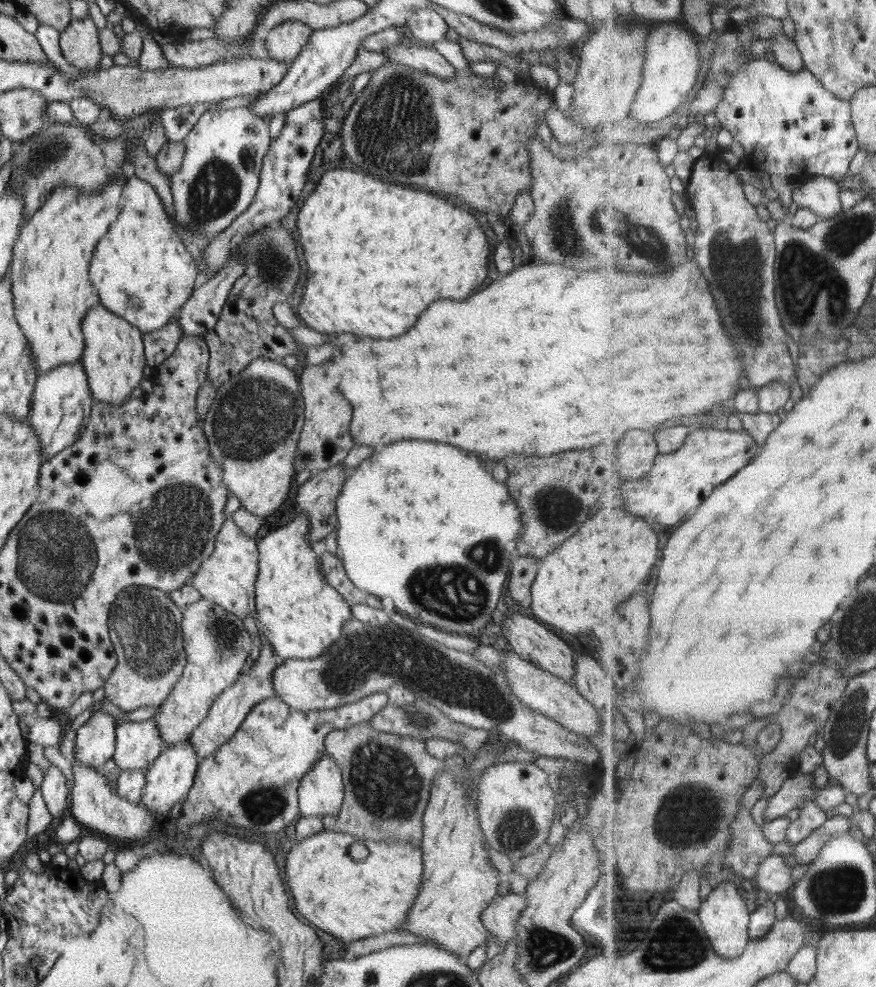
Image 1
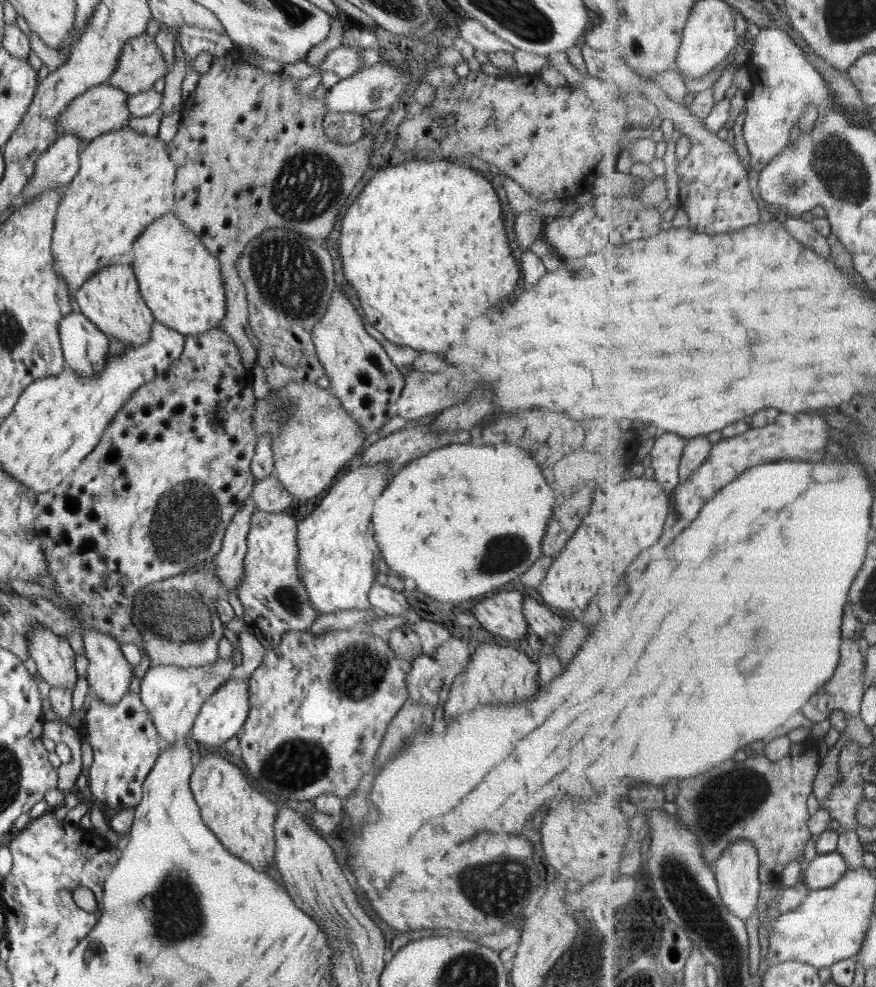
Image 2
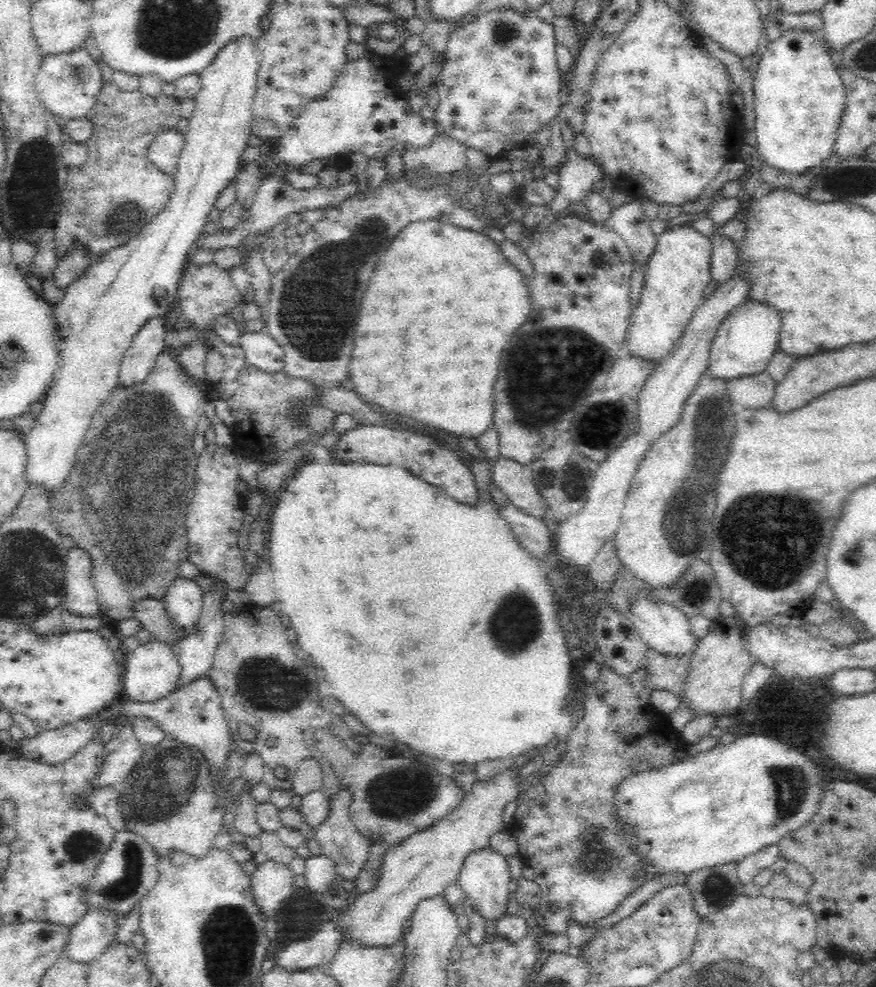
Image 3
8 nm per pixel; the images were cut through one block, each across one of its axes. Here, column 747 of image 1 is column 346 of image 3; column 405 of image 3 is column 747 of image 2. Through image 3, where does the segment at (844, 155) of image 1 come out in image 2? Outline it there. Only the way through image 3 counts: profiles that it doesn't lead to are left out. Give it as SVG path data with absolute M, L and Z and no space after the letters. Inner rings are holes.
M782 26L761 28L754 39L754 52L756 64L770 76L770 80L756 82L760 92L756 92L754 98L747 98L749 112L744 124L744 136L754 154L754 169L761 174L774 158L784 154L792 145L794 128L811 114L807 110L808 104L815 103L818 114L830 114L834 100L825 74L810 60L804 46L800 46Z

